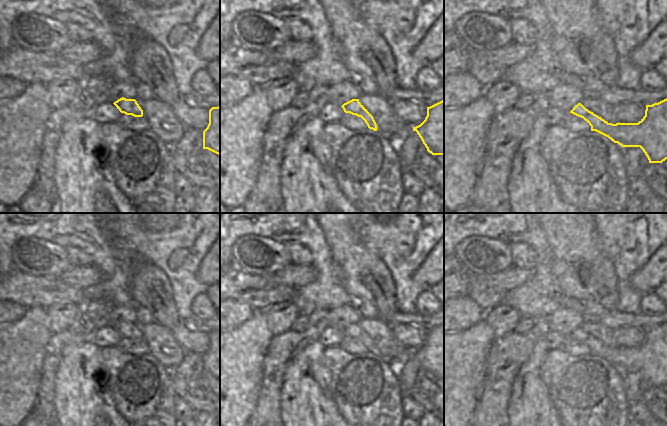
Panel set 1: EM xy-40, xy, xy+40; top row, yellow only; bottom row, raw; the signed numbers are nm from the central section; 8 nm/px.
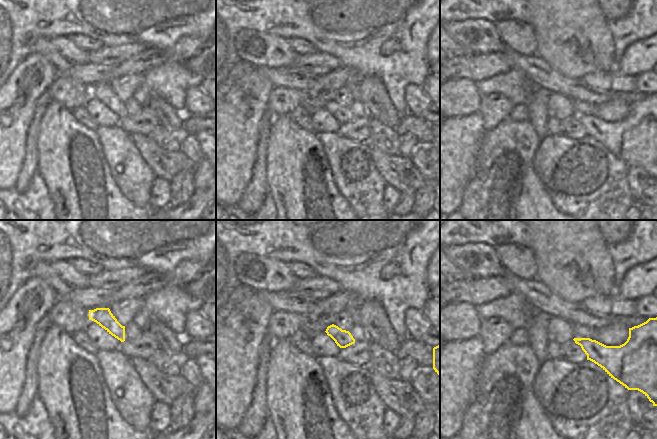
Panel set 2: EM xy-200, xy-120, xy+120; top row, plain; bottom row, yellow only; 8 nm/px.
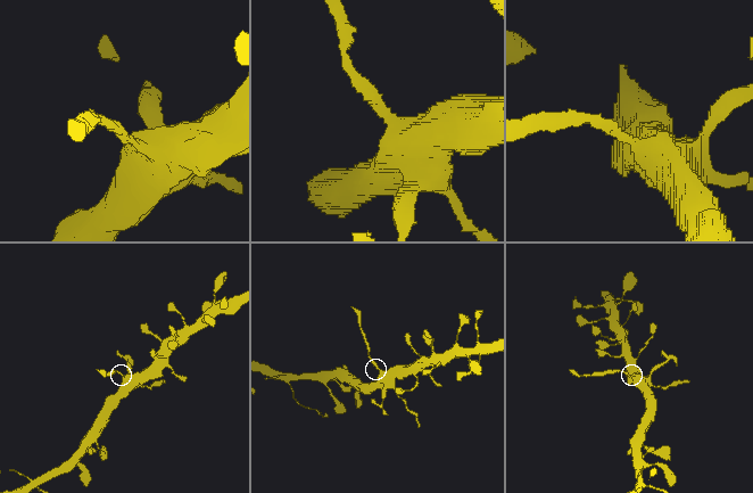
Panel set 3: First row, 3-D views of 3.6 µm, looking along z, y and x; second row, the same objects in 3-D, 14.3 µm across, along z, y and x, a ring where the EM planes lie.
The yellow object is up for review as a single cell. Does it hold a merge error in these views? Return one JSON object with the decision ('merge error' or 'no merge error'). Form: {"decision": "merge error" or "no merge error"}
{"decision": "merge error"}

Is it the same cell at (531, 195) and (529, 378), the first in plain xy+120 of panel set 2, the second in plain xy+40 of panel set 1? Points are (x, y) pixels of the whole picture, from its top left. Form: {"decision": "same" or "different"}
{"decision": "same"}

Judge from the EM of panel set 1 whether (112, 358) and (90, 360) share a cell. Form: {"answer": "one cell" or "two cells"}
{"answer": "two cells"}

